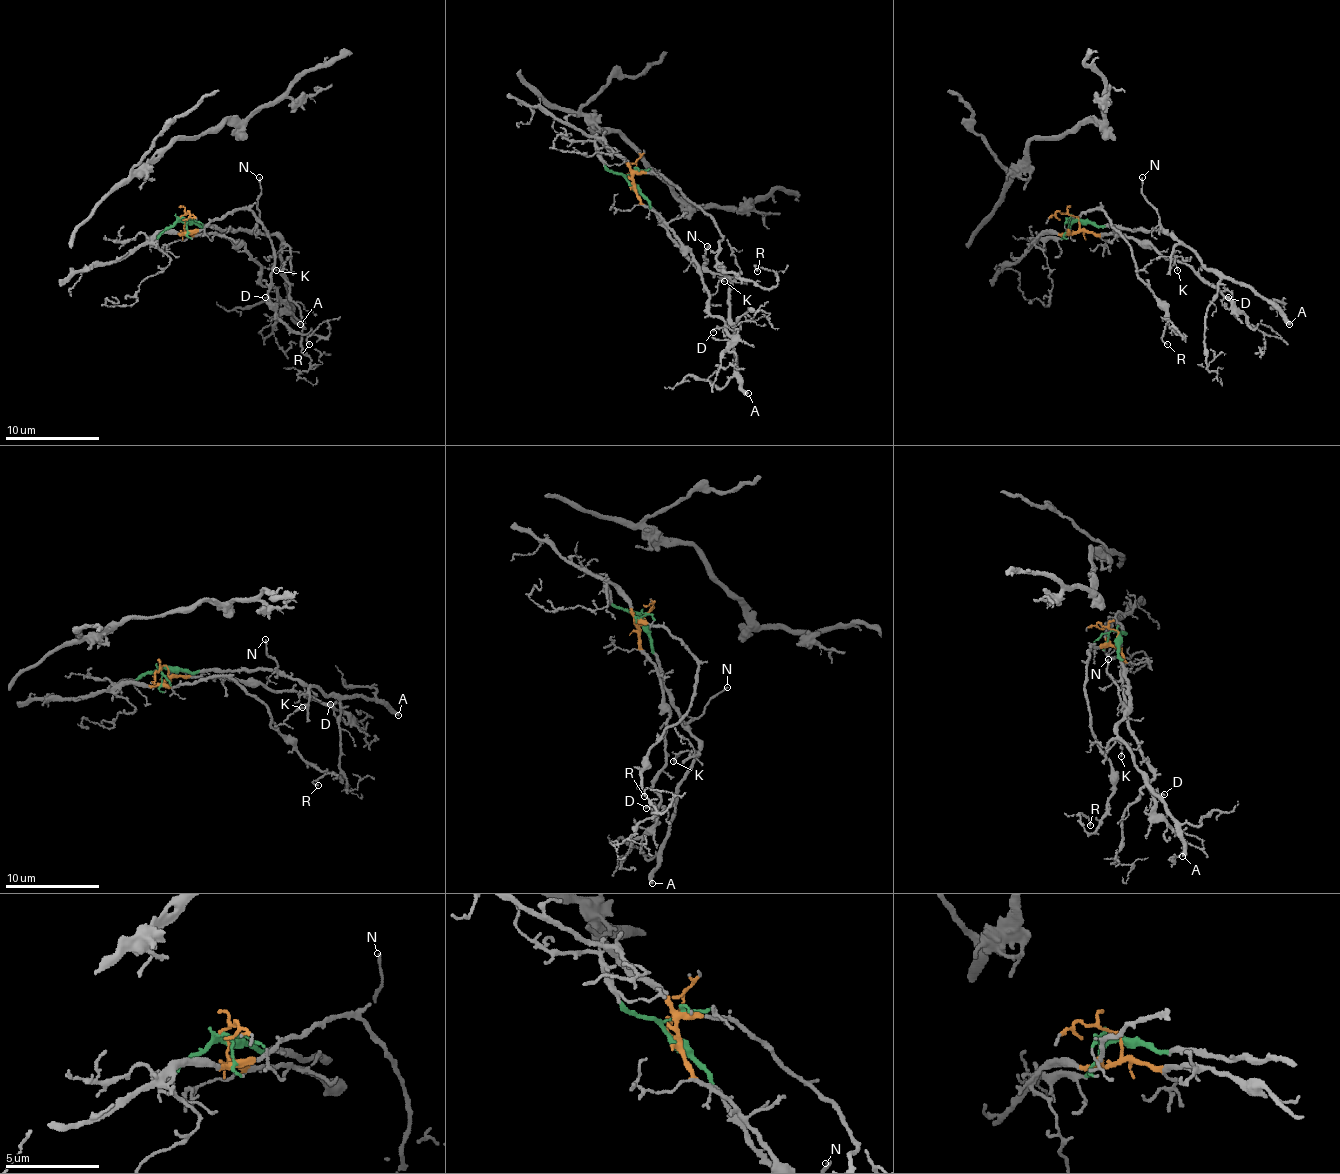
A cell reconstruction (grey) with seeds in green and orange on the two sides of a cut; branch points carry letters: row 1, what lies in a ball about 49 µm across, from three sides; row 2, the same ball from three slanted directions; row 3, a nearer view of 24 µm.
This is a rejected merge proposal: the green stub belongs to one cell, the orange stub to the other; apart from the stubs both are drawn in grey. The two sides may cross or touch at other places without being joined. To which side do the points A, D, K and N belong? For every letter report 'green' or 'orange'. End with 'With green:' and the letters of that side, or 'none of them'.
A: green
D: orange
K: green
N: green
With green: A, K, N

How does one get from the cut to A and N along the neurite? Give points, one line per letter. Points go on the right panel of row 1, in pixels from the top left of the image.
A: (1078, 217), (1097, 226), (1172, 233), (1207, 268), (1249, 285), (1289, 325)
N: (1078, 217), (1097, 226), (1160, 231), (1158, 212), (1141, 191), (1141, 177)

